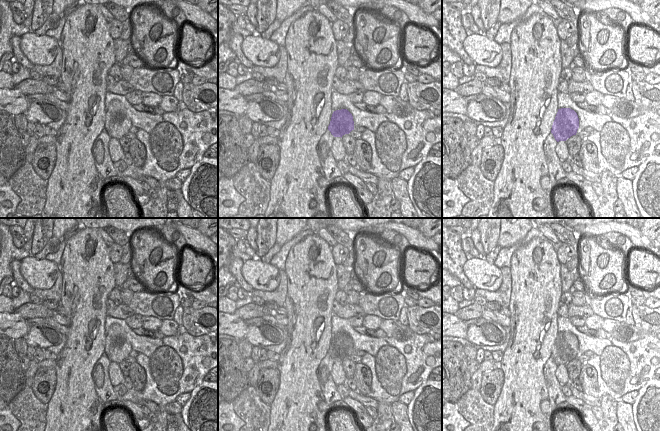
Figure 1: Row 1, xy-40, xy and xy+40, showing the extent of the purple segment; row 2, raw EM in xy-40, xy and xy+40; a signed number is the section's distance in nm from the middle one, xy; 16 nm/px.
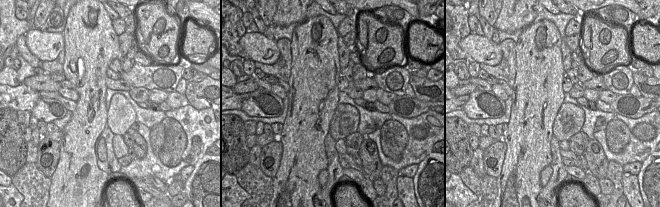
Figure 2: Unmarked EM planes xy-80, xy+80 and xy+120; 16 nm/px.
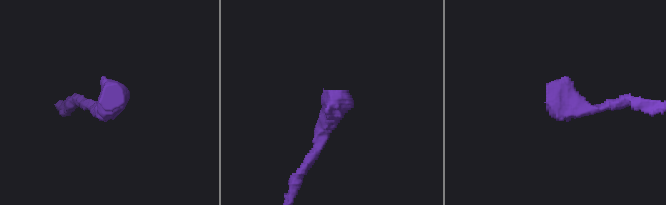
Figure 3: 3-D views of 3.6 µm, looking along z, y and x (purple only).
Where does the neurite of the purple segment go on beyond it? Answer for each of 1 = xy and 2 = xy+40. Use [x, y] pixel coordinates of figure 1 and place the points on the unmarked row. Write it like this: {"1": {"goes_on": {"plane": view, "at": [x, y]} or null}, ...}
{"1": {"goes_on": null}, "2": {"goes_on": null}}

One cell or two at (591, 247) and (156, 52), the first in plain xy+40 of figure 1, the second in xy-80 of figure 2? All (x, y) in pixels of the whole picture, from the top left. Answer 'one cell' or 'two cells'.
one cell

